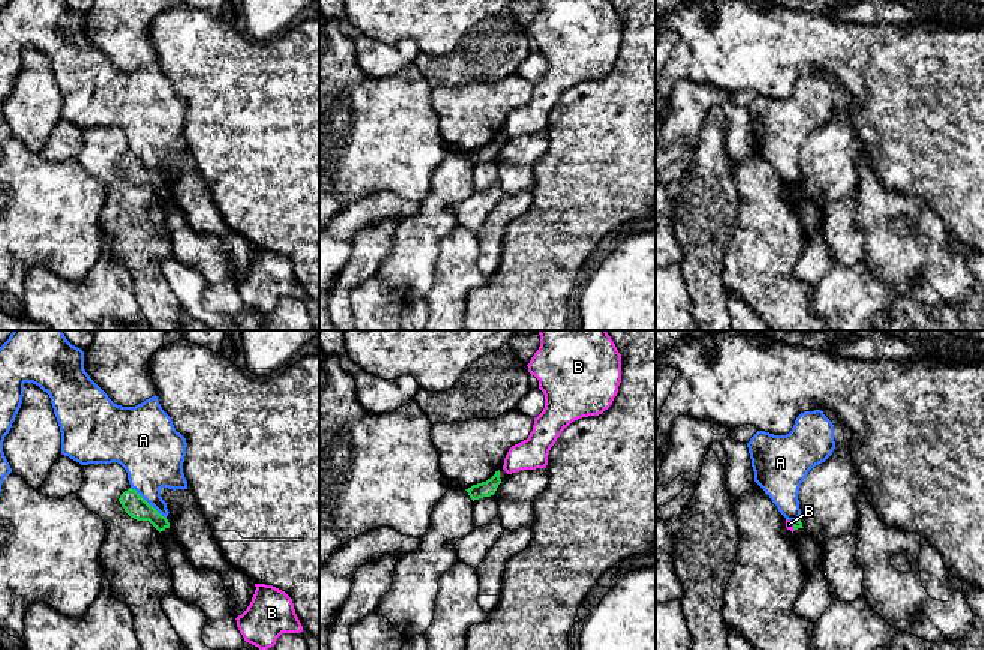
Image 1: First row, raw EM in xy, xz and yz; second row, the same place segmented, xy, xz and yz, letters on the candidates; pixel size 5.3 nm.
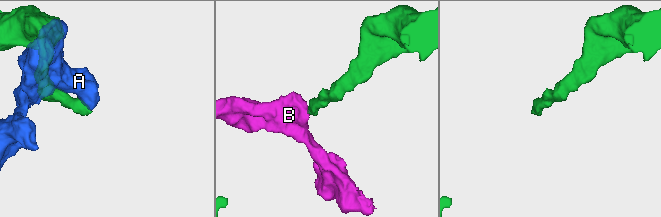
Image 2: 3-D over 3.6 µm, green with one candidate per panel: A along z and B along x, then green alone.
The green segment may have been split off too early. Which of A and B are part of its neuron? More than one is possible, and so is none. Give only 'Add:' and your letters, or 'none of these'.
Add: none of these

